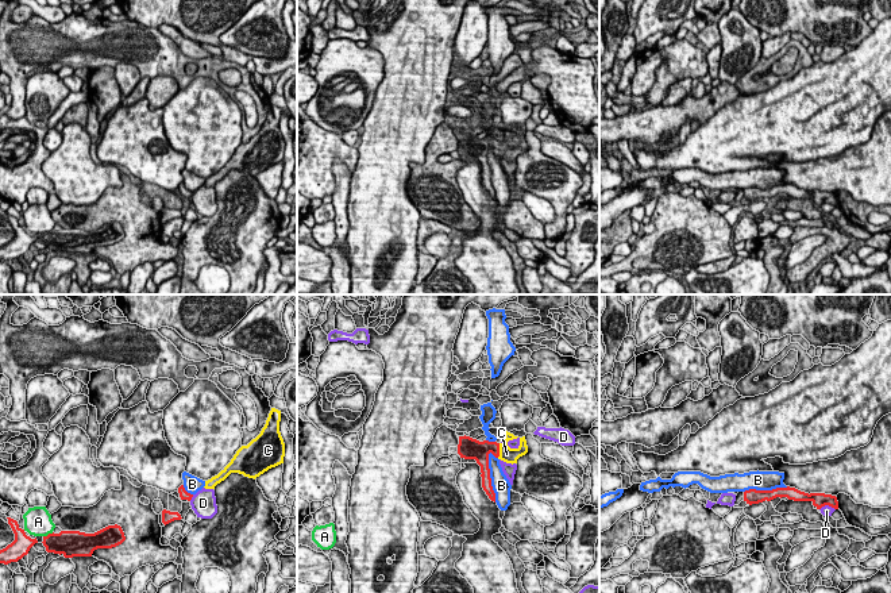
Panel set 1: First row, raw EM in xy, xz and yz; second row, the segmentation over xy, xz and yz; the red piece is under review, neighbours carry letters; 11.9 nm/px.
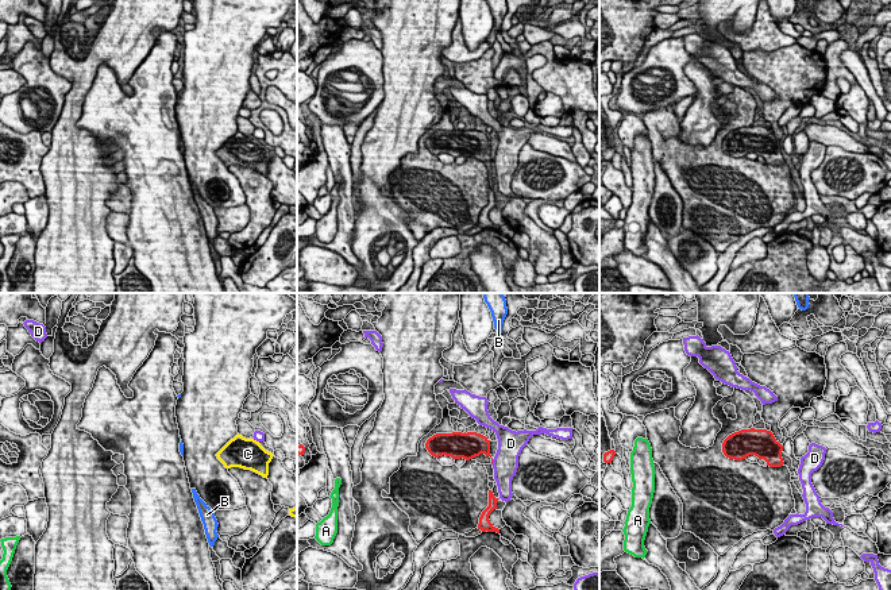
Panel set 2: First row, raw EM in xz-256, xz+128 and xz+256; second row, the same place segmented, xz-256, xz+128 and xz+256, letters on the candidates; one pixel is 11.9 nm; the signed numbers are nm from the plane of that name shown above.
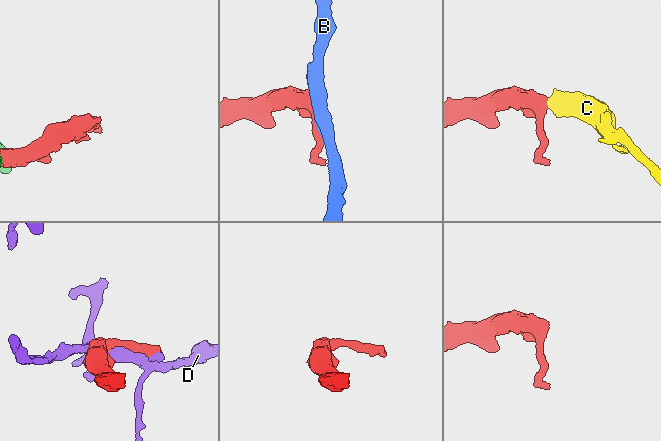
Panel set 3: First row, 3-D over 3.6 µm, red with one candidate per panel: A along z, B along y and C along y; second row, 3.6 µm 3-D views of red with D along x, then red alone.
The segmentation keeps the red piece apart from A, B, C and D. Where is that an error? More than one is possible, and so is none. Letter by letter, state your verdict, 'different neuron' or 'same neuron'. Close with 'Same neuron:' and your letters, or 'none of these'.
A: different neuron
B: different neuron
C: same neuron
D: different neuron
Same neuron: C

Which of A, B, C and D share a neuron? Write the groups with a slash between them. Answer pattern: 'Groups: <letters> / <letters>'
Groups: A / B / C / D

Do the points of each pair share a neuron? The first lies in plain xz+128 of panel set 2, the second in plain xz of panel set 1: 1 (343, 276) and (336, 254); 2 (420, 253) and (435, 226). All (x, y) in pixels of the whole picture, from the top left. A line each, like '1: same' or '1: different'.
1: different
2: same

